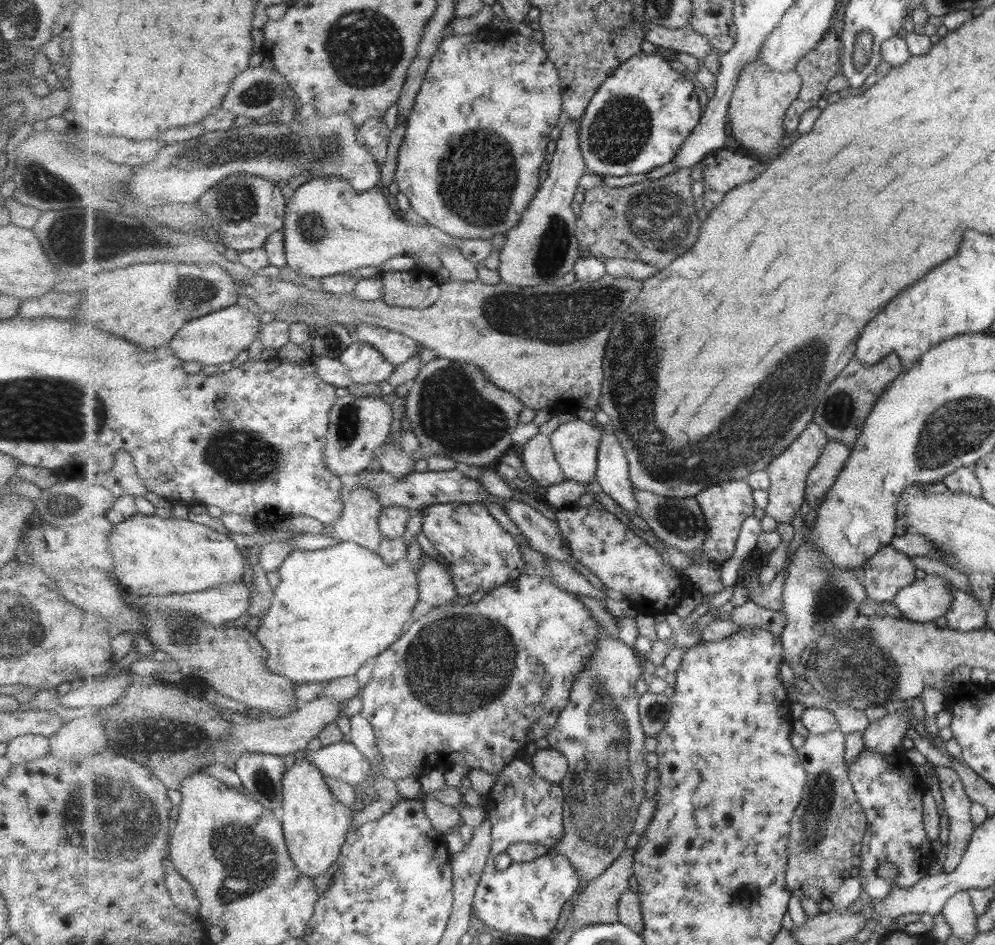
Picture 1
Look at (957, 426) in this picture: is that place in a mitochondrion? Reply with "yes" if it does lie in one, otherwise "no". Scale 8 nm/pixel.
yes

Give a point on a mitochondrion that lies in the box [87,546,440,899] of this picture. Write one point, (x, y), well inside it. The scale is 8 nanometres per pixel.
(148, 736)

